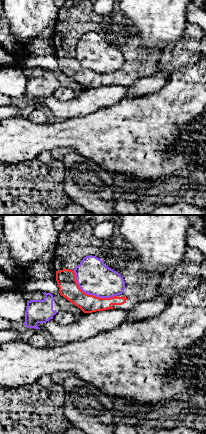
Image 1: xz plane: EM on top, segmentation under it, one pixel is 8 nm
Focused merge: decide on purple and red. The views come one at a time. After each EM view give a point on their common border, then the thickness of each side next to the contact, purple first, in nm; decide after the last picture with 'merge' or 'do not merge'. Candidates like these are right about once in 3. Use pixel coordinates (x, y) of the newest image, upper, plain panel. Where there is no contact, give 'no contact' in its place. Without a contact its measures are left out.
(89, 70) | 280/160 nm

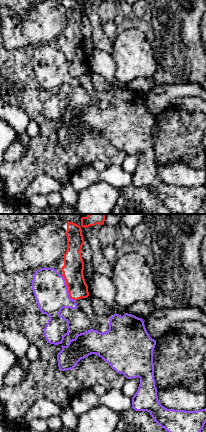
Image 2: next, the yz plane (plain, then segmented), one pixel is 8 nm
(67, 65) | 280/160 nm

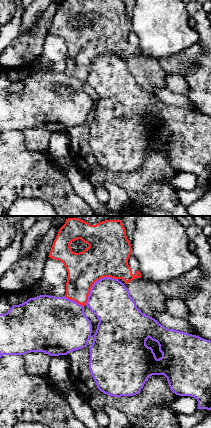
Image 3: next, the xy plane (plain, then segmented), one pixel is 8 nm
(95, 58) | 340/340 nm

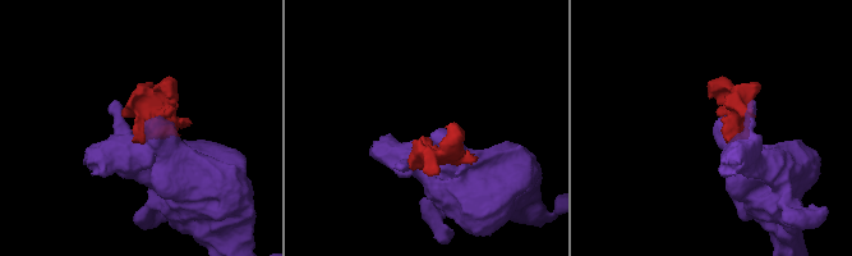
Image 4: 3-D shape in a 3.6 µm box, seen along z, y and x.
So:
do not merge

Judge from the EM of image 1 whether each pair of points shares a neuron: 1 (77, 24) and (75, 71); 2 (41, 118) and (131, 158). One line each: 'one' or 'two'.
1: one
2: two

